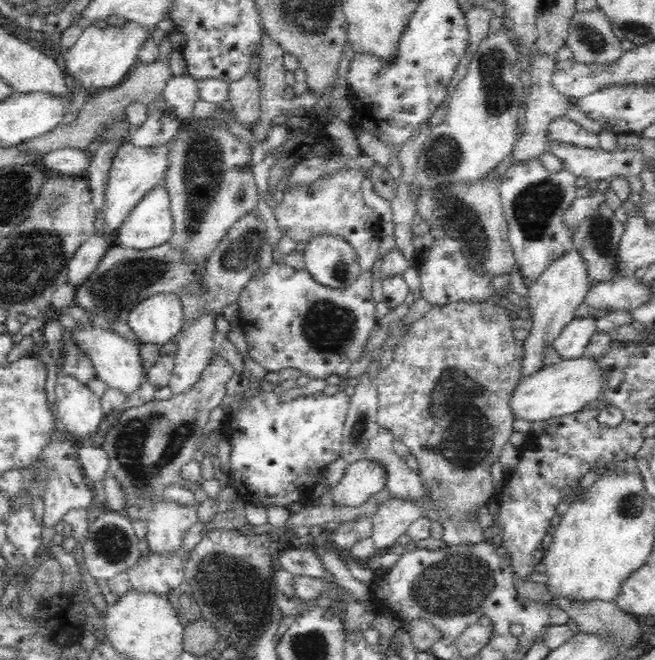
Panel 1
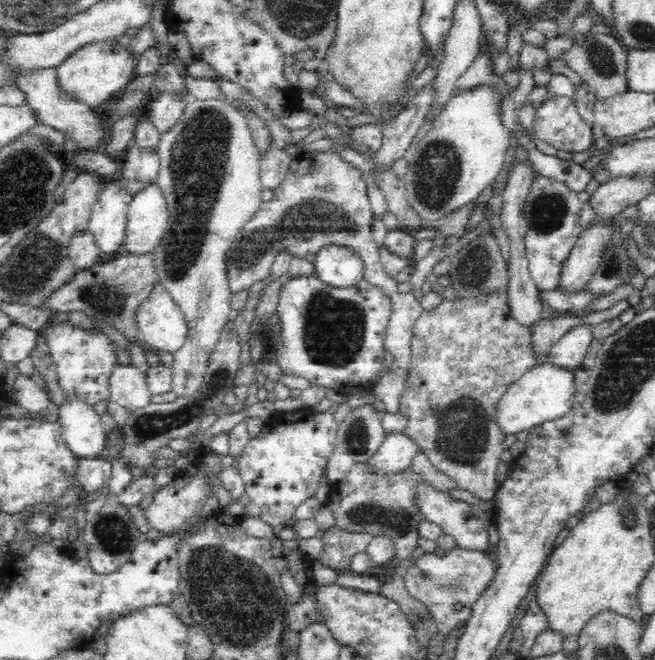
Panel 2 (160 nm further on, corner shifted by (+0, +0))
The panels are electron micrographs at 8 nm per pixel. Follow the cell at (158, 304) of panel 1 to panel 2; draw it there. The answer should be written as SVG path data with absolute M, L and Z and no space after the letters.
M156 286L150 297L137 307L134 321L146 343L157 350L173 354L184 343L187 327L182 310L163 286Z

